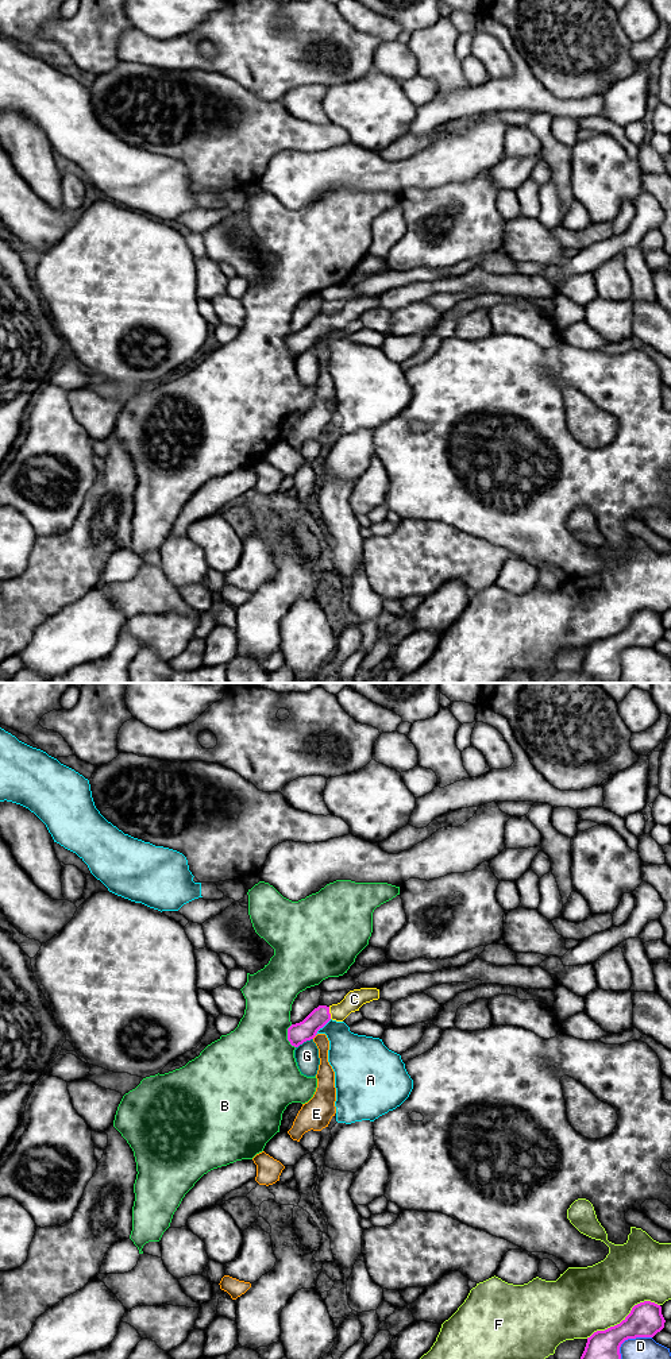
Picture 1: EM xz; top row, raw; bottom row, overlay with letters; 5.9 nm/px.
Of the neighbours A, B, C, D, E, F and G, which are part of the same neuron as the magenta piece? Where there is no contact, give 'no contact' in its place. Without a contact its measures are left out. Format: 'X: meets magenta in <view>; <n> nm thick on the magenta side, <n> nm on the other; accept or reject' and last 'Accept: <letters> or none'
A: meets magenta in xz; 120 nm thick on the magenta side, 260 nm on the other; reject
B: meets magenta in xz; 120 nm thick on the magenta side, 480 nm on the other; reject
C: meets magenta in xz; 120 nm thick on the magenta side, 110 nm on the other; accept
D: meets magenta in xz; 220 nm thick on the magenta side, 300 nm on the other; reject
E: meets magenta in xz; 120 nm thick on the magenta side, 110 nm on the other; reject
F: meets magenta in xz; 220 nm thick on the magenta side, 380 nm on the other; reject
G: meets magenta in xz; 120 nm thick on the magenta side, 140 nm on the other; reject
Accept: C

